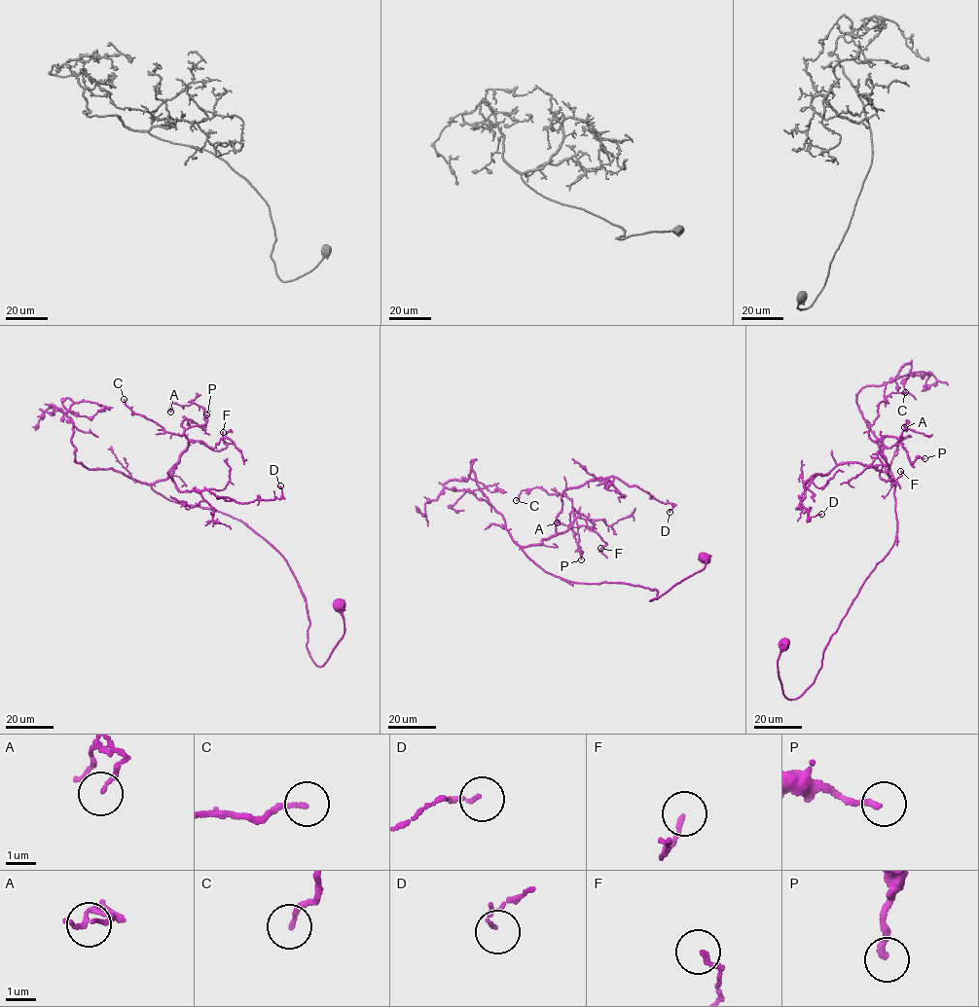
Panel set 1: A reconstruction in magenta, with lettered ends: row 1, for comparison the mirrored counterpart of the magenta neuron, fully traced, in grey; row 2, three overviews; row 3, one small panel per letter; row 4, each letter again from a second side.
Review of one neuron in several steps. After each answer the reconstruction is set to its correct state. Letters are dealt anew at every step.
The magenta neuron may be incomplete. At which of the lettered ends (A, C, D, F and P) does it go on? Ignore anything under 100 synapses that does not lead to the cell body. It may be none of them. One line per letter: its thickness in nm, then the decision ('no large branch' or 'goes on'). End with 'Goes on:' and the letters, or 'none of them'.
A: calibre 110 nm; no large branch
C: calibre 140 nm; no large branch
D: calibre 50 nm; no large branch
F: calibre 130 nm; no large branch
P: calibre 170 nm; no large branch
Goes on: none of them

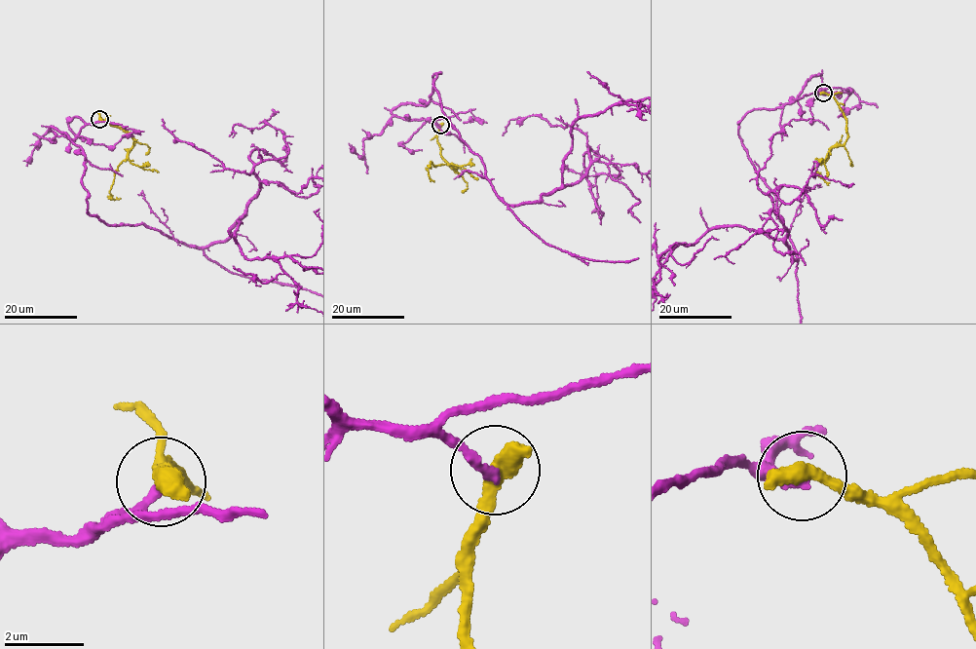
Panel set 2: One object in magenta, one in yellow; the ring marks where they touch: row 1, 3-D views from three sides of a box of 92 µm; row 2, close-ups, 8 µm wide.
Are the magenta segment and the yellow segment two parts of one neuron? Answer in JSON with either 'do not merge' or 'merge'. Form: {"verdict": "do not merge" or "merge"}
{"verdict": "do not merge"}

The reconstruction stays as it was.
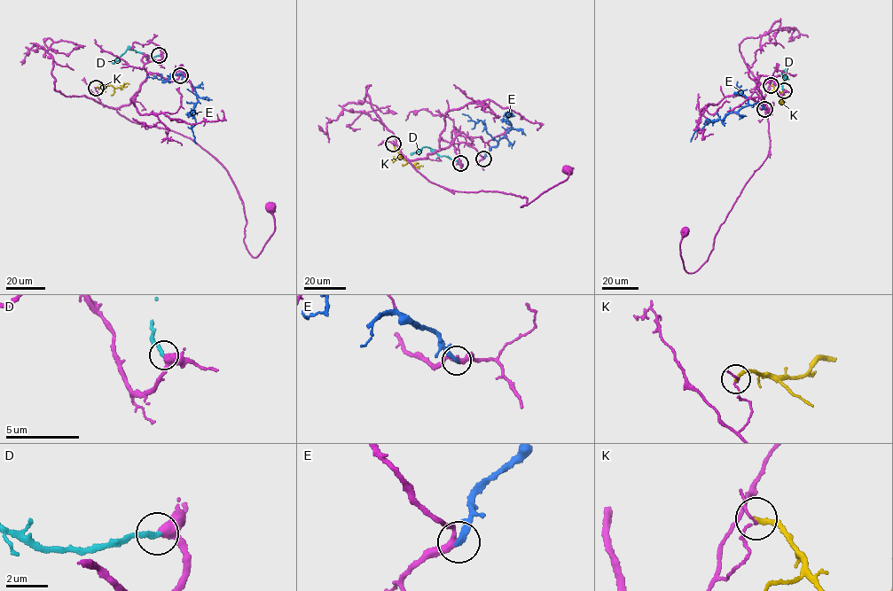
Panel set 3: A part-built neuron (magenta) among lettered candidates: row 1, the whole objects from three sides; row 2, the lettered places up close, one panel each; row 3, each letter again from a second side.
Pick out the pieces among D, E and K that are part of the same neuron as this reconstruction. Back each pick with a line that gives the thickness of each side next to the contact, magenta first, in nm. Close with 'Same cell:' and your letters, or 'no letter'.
D: Thickness 360 nm (magenta) against 240 nm
Same cell: D

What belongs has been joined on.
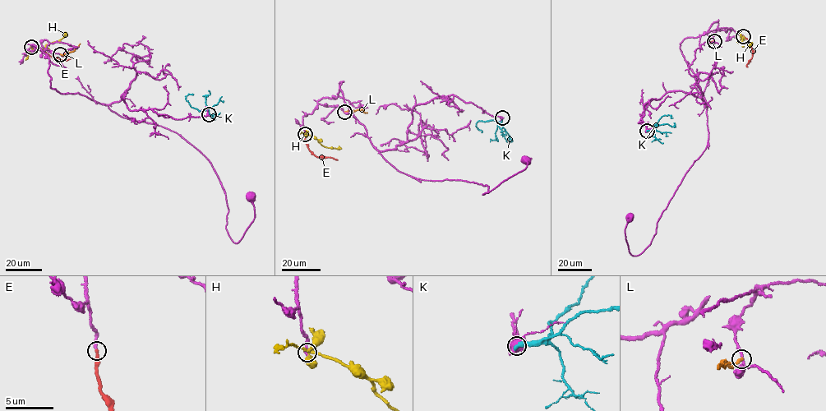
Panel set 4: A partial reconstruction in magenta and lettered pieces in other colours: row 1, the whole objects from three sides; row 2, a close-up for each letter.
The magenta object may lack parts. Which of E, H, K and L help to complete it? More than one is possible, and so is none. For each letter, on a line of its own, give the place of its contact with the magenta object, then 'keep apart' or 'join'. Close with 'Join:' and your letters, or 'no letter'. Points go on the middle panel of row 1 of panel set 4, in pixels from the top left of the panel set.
E: (305, 135) | join
H: (305, 134) | keep apart
K: (502, 117) | keep apart
L: (344, 112) | keep apart
Join: E

